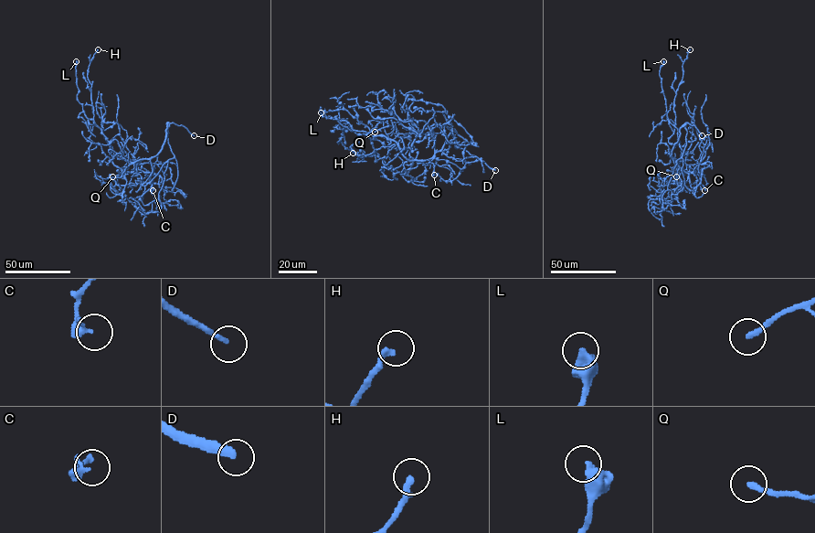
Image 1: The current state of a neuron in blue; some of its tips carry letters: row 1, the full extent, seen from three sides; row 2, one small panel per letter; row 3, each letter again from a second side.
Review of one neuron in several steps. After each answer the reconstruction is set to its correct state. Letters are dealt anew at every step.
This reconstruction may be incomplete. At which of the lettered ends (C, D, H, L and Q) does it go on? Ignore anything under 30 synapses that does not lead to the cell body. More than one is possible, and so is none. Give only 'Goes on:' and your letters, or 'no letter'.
Goes on: D, Q

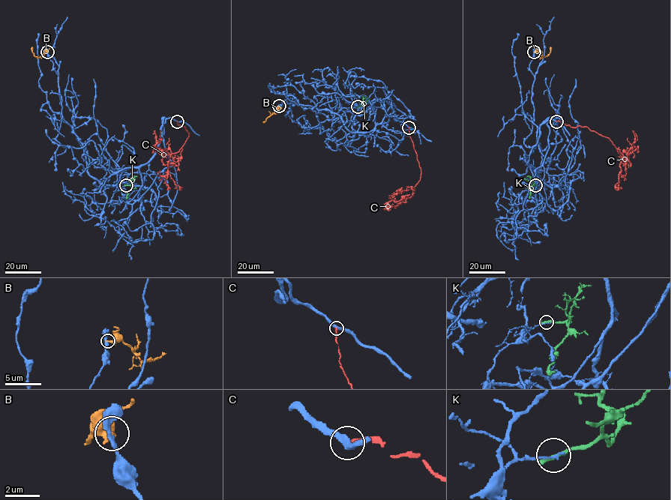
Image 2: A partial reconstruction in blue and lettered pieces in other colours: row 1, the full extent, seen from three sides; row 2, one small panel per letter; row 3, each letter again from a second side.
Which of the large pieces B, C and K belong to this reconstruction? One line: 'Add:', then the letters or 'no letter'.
Add: no letter

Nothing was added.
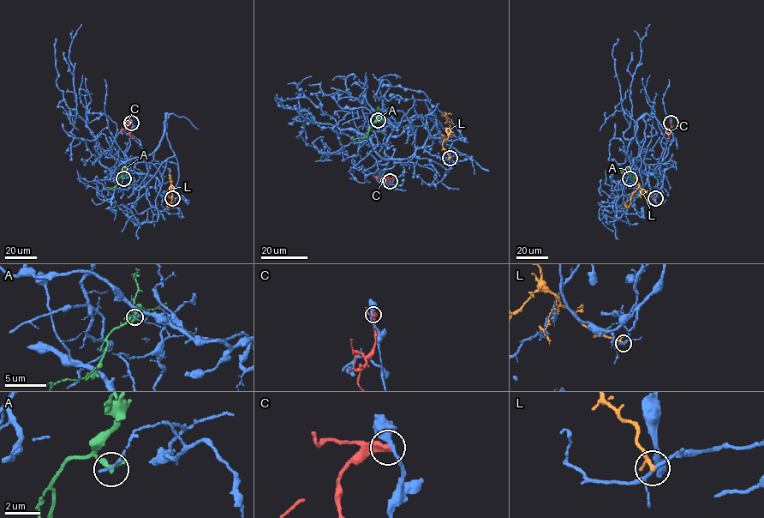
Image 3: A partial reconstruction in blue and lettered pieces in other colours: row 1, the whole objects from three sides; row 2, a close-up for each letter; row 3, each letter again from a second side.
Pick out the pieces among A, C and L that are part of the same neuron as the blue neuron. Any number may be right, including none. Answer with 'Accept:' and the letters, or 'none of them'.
Accept: none of them

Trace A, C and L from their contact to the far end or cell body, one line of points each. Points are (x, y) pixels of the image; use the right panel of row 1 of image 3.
A: (629, 178), (642, 189)
C: (671, 123), (667, 139)
L: (655, 198), (638, 188), (630, 196), (628, 207), (625, 202)

